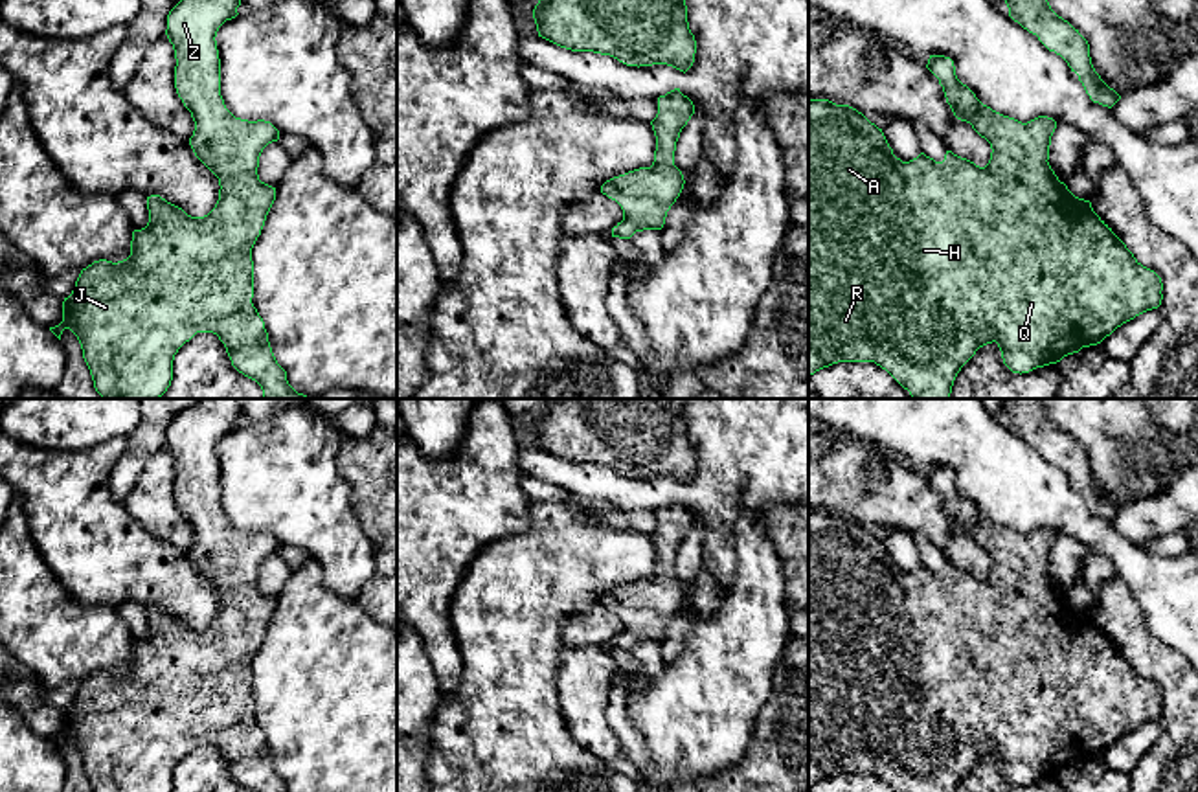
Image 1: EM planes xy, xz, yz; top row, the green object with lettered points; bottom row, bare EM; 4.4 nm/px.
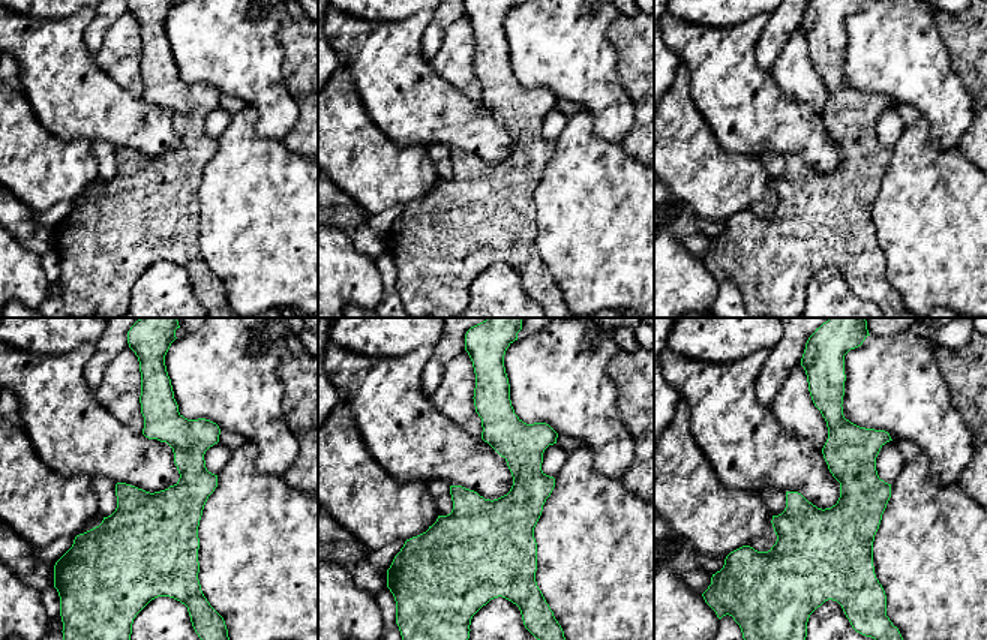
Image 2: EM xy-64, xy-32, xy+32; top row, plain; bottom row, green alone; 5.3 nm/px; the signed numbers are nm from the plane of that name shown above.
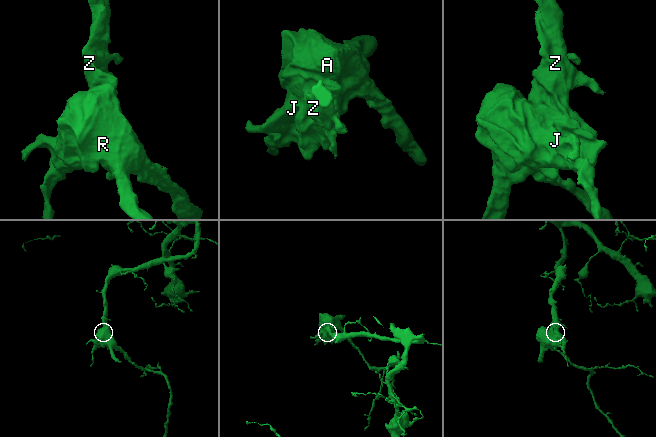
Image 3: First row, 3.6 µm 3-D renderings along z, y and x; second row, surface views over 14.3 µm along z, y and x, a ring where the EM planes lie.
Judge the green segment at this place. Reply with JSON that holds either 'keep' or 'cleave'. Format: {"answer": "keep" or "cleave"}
{"answer": "keep"}

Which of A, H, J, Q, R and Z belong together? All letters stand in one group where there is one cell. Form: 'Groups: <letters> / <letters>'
Groups: A H J Q R Z

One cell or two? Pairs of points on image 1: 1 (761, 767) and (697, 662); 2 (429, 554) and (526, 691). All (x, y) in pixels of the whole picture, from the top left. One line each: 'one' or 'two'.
1: two
2: two

